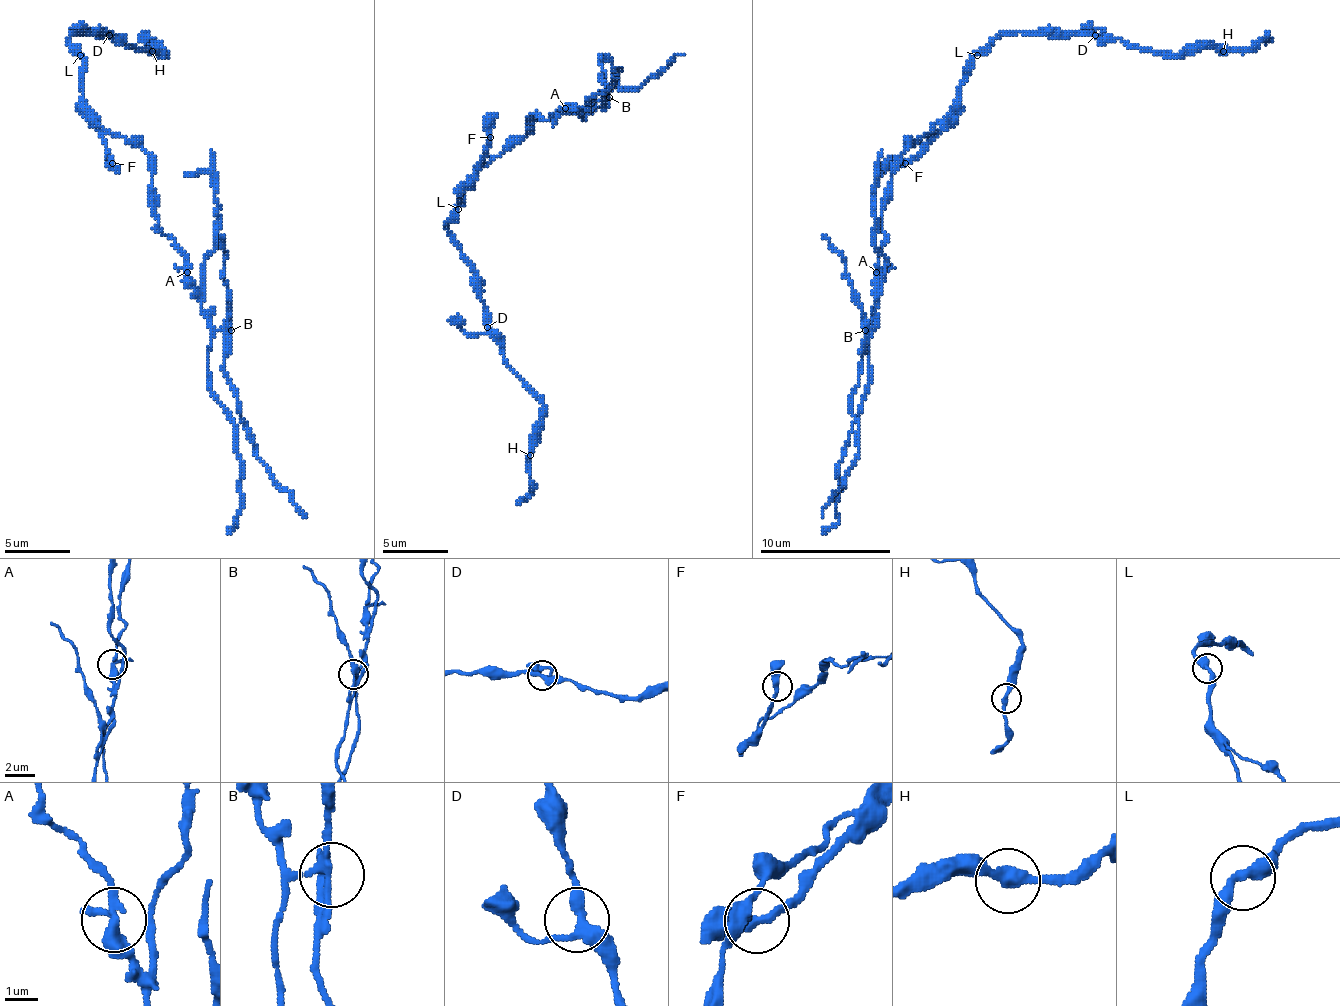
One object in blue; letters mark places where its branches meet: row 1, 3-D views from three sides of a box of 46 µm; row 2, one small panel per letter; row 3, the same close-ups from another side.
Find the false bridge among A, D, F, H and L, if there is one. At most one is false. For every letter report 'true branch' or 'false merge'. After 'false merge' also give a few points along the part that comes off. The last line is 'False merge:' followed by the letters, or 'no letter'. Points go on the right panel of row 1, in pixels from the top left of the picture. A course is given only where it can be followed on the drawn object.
A: false merge | (875, 271), (875, 314), (862, 373), (852, 396), (859, 455), (823, 517)
D: true branch
F: true branch
H: true branch
L: true branch
False merge: A

